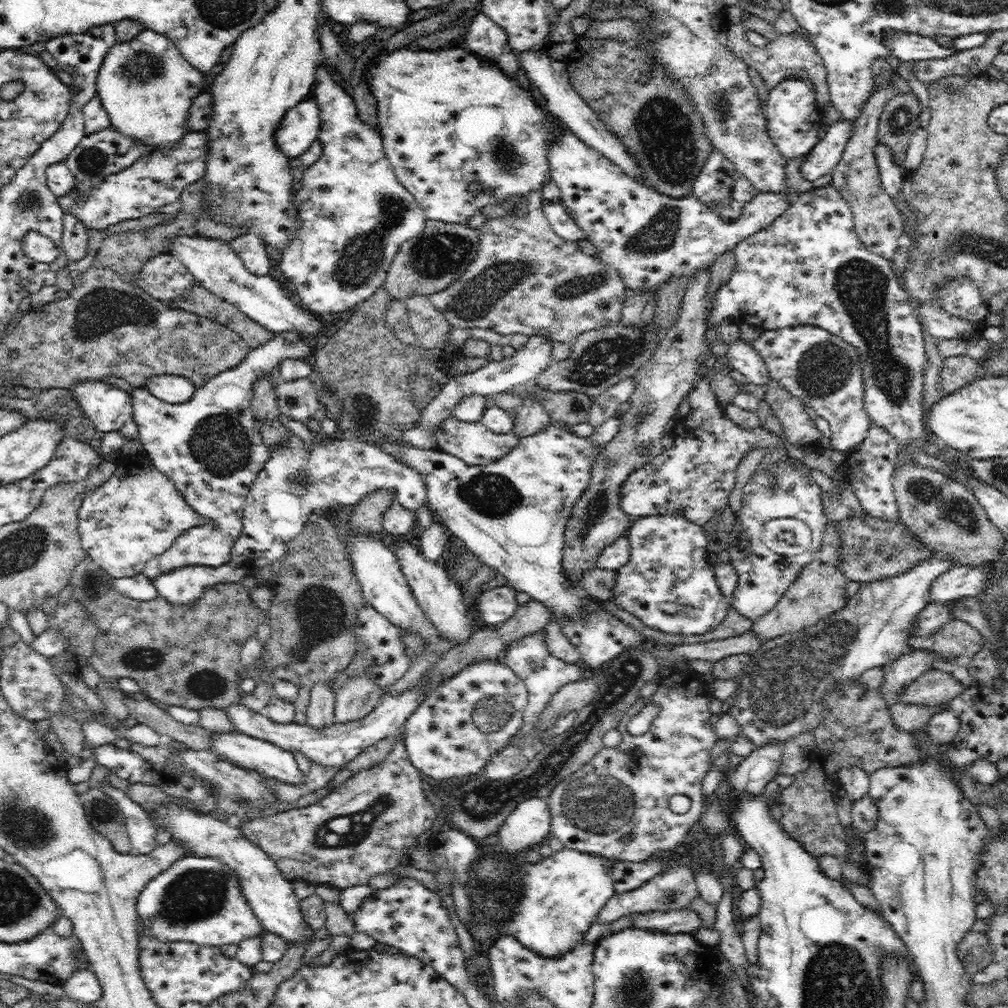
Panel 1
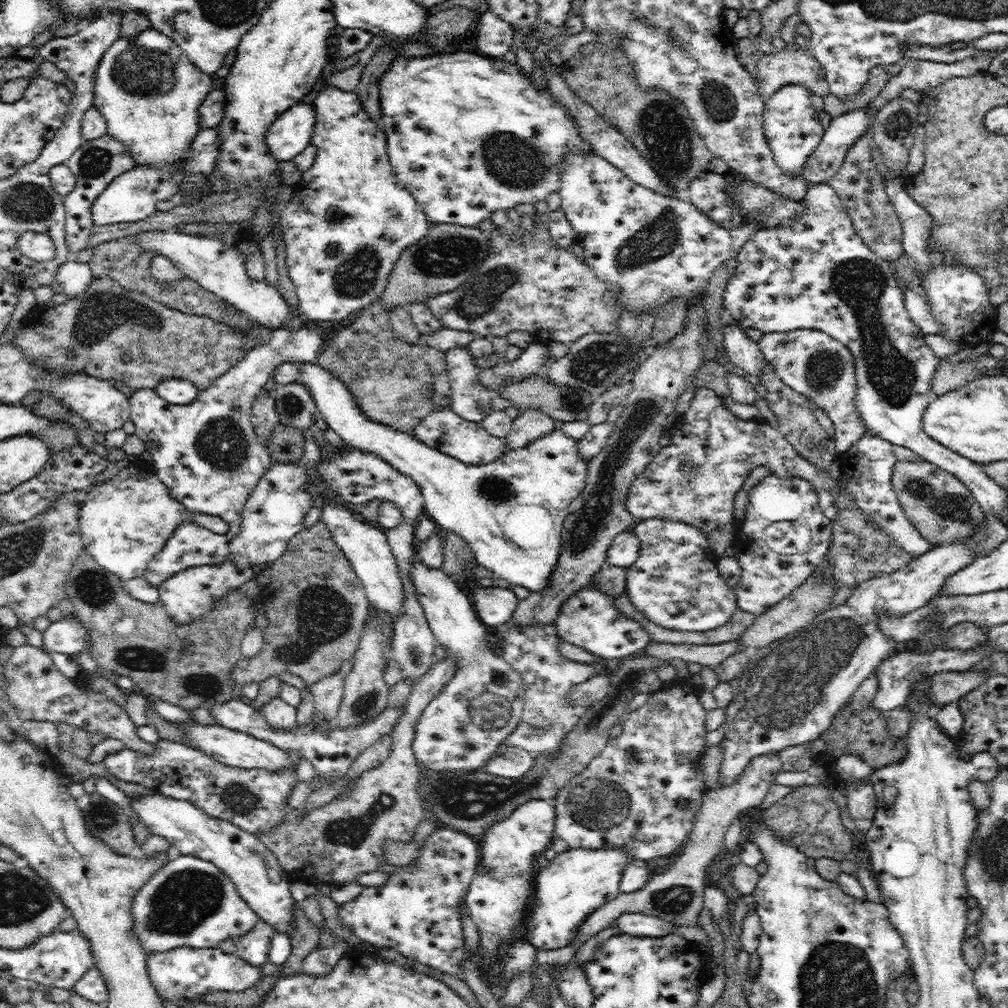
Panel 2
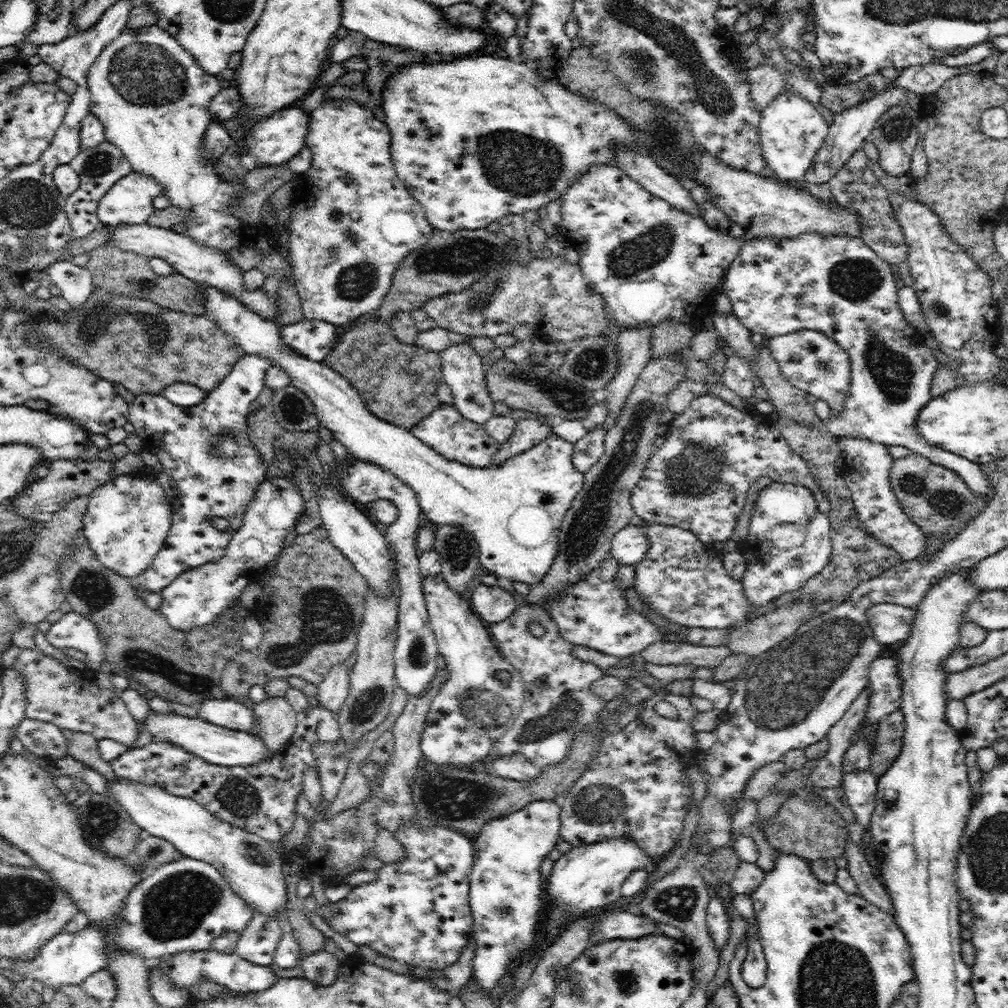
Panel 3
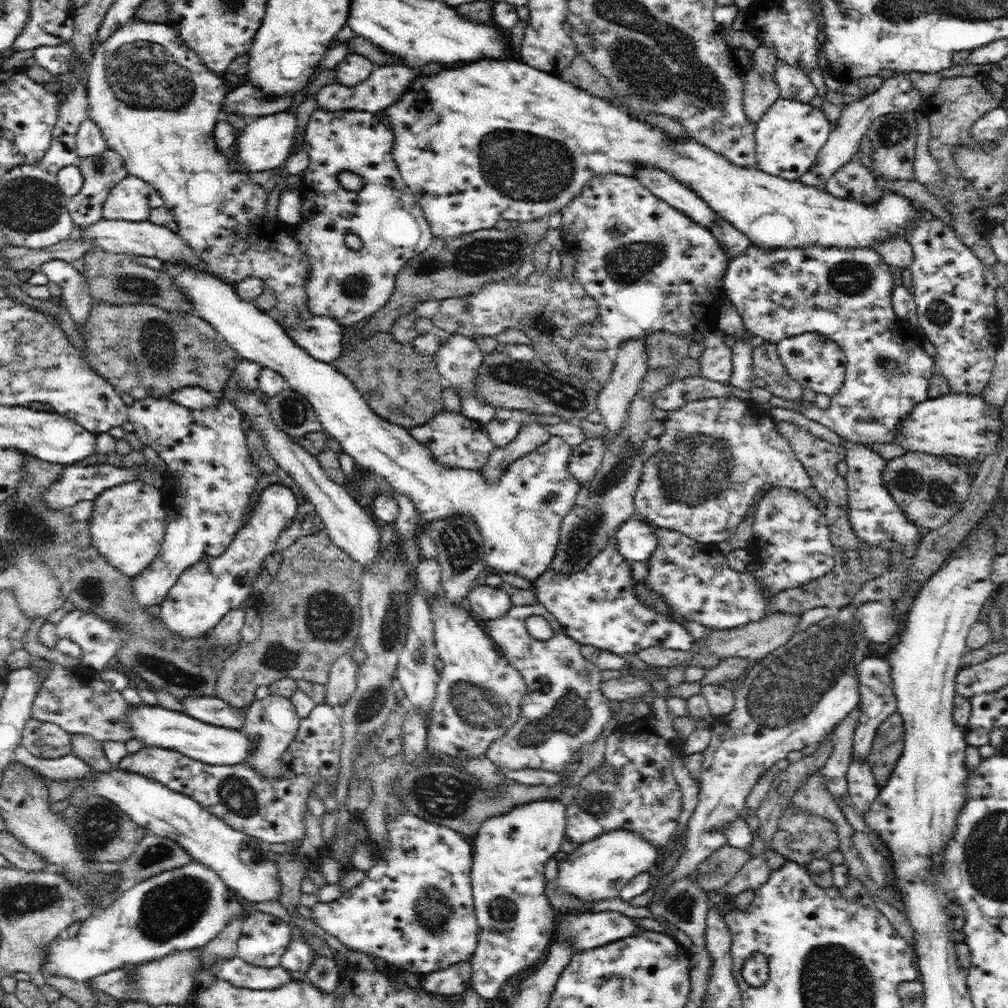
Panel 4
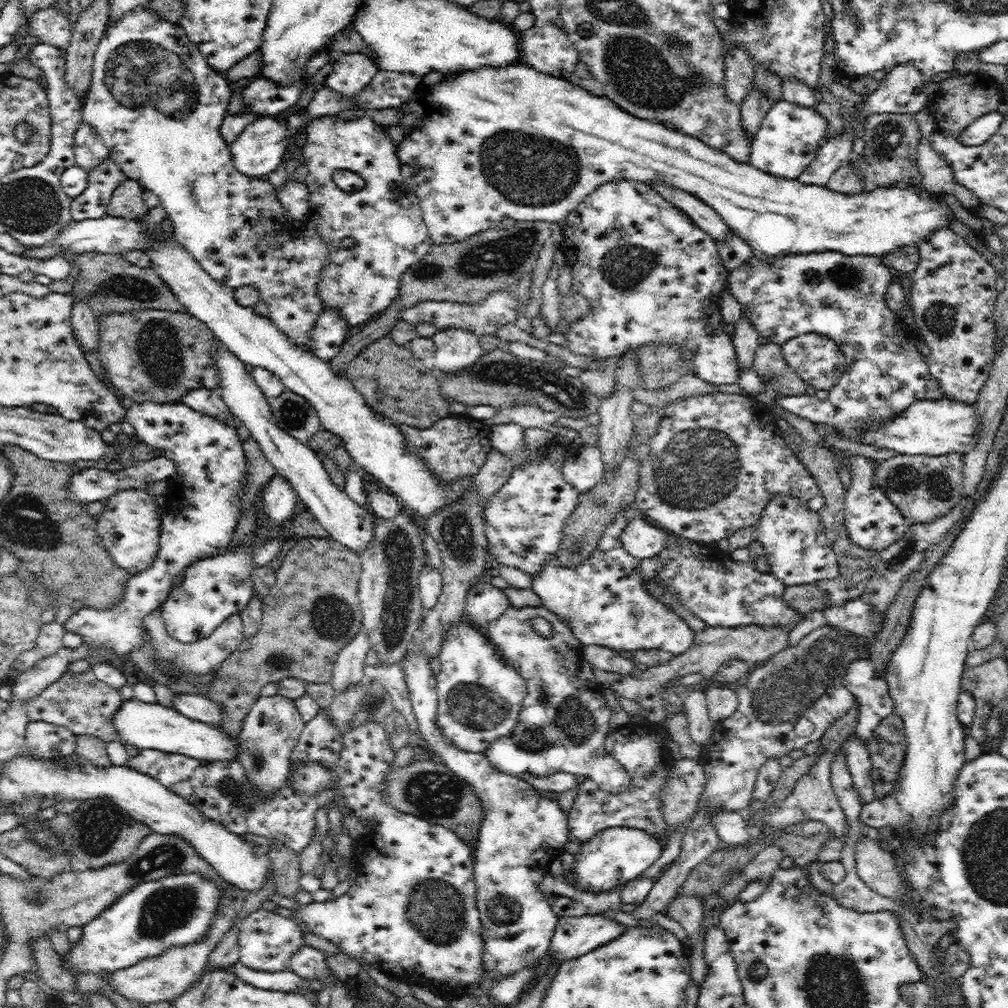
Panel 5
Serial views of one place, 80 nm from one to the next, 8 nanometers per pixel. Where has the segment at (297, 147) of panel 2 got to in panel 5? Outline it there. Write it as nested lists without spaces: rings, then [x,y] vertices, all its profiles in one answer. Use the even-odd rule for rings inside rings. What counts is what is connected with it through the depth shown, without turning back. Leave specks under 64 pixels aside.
[[[270,116],[256,118],[244,128],[232,144],[229,144],[235,167],[249,177],[257,179],[274,172],[282,164],[282,156],[288,150],[286,149],[287,138],[290,136],[290,132],[287,132],[288,129],[286,118],[277,119]]]

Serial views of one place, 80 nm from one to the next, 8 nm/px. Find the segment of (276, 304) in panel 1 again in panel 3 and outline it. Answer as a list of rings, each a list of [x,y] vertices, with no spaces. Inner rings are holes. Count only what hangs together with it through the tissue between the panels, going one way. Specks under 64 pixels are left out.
[[[148,223],[135,225],[117,224],[116,226],[109,226],[109,228],[111,228],[111,235],[108,241],[117,244],[118,248],[128,252],[135,252],[136,254],[143,254],[149,258],[161,258],[186,278],[197,283],[204,283],[208,287],[214,287],[218,291],[224,292],[224,294],[228,293],[228,295],[236,297],[240,303],[246,305],[248,309],[252,309],[260,317],[276,321],[276,311],[278,311],[276,300],[268,297],[261,288],[248,290],[244,286],[243,273],[229,259],[227,252],[210,248],[207,244],[200,244],[192,240],[186,233],[150,226]]]

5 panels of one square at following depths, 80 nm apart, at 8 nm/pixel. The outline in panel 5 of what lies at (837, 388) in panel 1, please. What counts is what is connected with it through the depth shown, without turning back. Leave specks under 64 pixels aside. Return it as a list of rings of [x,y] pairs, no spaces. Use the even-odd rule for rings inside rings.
[[[806,333],[791,338],[781,347],[784,360],[816,391],[829,392],[844,374],[845,354],[826,335]]]

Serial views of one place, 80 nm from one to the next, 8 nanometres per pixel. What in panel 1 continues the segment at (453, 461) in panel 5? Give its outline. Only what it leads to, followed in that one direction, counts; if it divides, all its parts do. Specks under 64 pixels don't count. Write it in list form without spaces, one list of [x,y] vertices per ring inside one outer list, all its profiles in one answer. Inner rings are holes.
[[[453,415],[448,416],[448,420],[444,420],[434,430],[434,437],[438,441],[436,442],[436,449],[460,458],[469,466],[488,466],[488,464],[492,464],[492,462],[508,456],[513,448],[516,448],[518,442],[520,442],[520,437],[514,433],[514,430],[510,433],[500,435],[499,433],[494,433],[486,429],[480,421],[461,422]]]

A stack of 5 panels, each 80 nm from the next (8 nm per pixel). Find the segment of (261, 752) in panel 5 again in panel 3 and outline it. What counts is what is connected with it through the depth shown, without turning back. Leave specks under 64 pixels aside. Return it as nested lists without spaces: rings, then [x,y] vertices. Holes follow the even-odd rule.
[[[266,697],[253,707],[256,726],[253,735],[265,742],[269,754],[277,754],[294,734],[300,715],[286,697]]]

